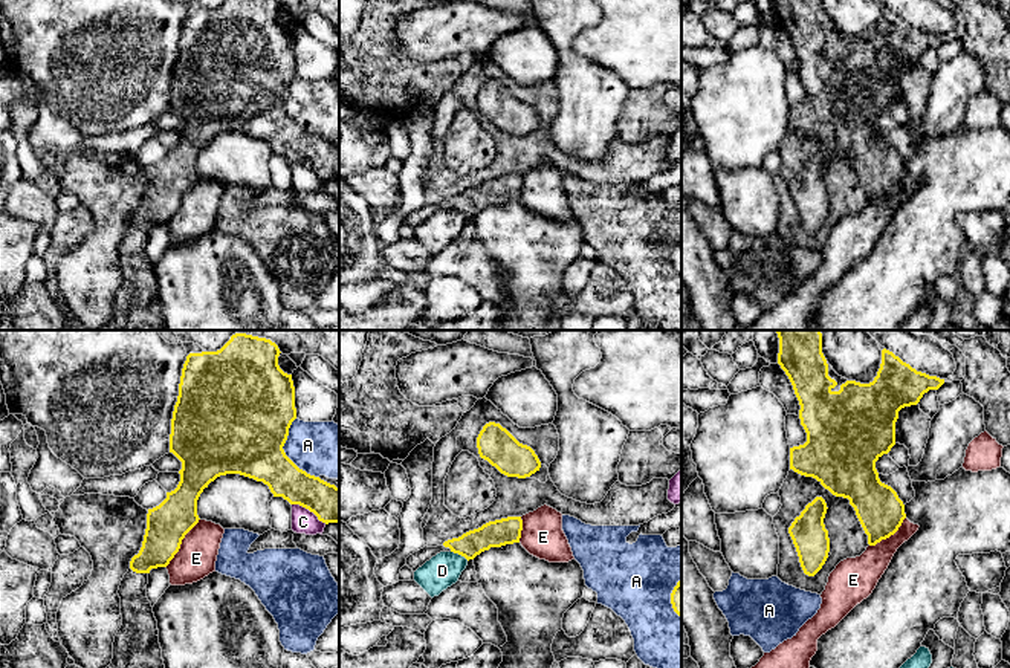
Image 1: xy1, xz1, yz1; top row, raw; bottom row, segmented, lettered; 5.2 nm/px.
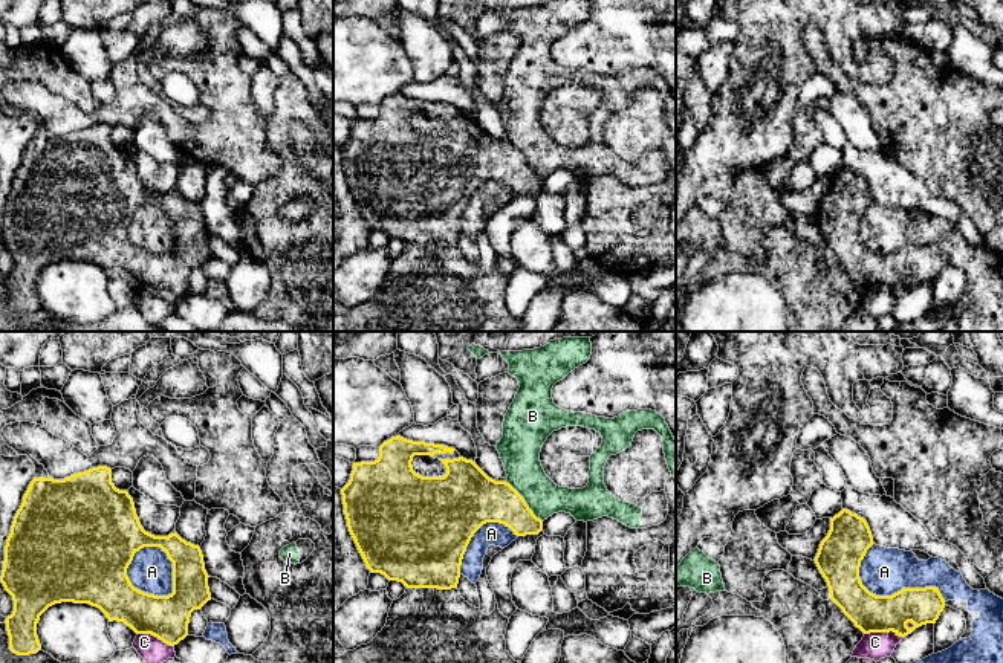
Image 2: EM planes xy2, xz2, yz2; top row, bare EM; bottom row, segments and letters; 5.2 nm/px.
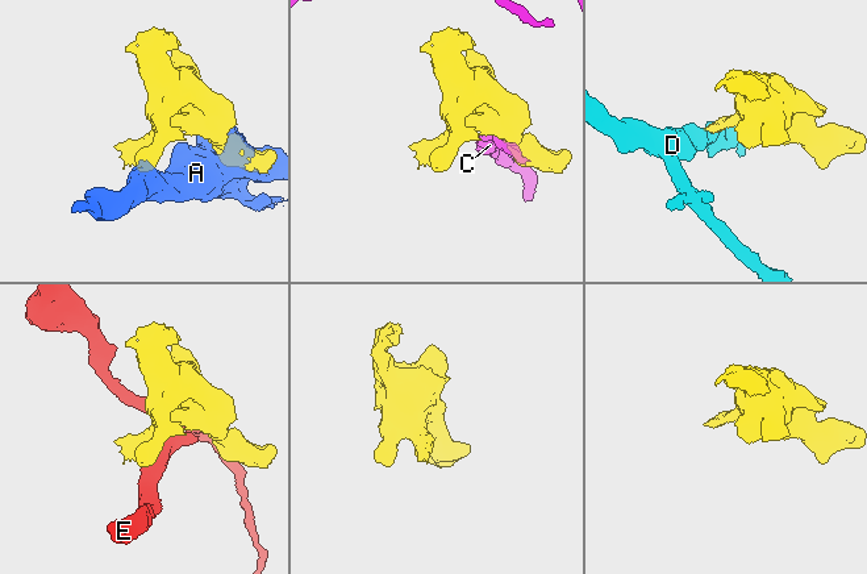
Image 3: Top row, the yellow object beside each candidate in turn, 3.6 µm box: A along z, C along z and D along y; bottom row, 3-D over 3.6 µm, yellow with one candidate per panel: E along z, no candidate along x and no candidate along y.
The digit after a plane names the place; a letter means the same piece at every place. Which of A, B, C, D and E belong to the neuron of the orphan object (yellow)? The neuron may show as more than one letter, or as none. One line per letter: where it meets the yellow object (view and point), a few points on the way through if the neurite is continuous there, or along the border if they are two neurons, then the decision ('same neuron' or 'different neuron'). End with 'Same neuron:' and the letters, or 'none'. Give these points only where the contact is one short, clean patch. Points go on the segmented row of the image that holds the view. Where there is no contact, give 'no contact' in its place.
A: meets yellow in xy2 at (168, 558); different neuron
B: meets yellow in xz2 at (525, 501); border along xz2 (508, 481), (542, 521); different neuron
C: meets yellow in yz2 at (884, 631); border along yz2 (864, 634), (895, 631), (902, 637); different neuron
D: meets yellow in xz1 at (460, 554); border along xz1 (451, 551), (468, 560); different neuron
E: meets yellow in xy1 at (181, 543); border along xy1 (199, 518), (182, 540), (179, 551), (165, 566); different neuron
Same neuron: none

